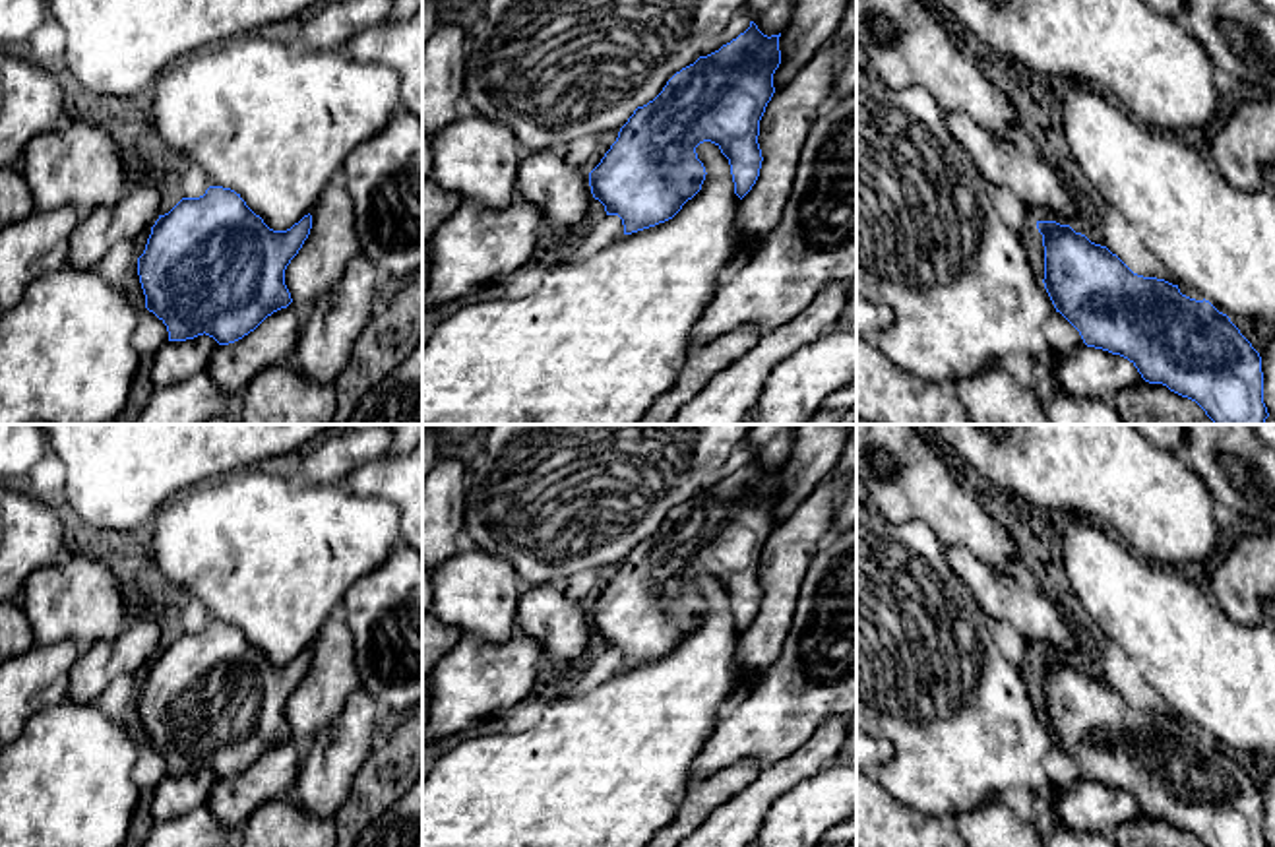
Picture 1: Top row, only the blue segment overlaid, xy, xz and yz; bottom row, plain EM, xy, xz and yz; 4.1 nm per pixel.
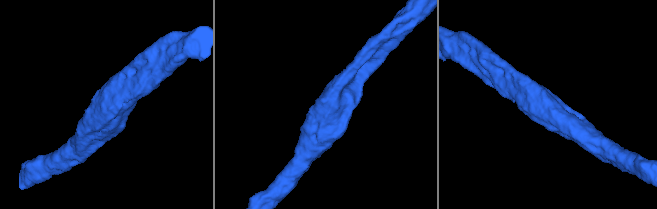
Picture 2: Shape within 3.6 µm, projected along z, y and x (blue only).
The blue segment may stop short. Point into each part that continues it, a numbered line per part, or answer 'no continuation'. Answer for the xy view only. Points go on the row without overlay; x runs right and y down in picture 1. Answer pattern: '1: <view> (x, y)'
no continuation

